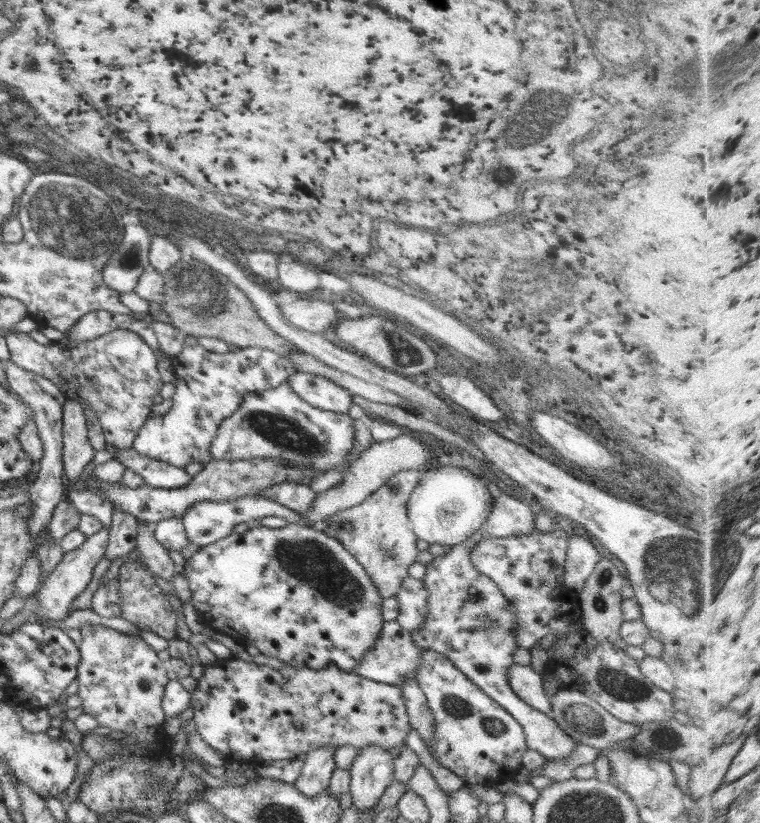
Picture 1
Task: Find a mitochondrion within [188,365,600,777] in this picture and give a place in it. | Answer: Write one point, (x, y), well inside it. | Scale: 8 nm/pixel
(308, 560)

